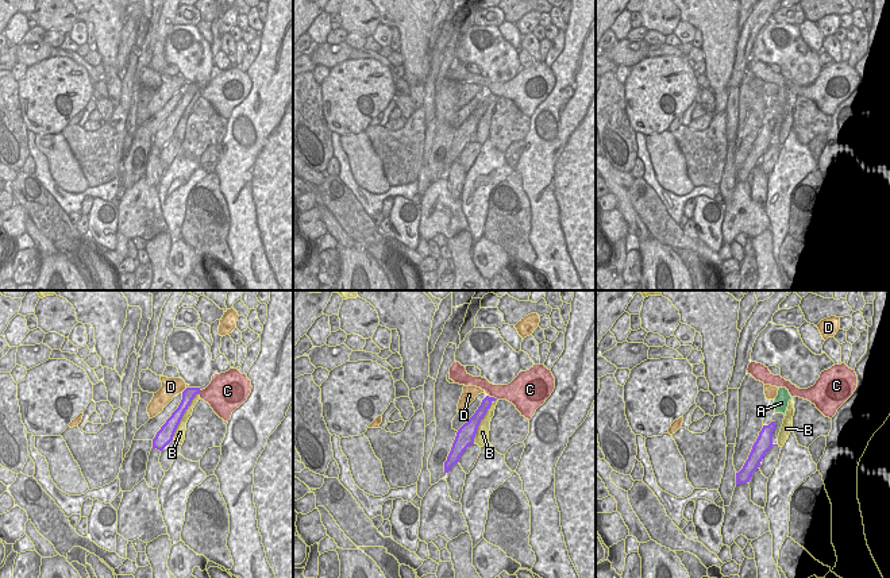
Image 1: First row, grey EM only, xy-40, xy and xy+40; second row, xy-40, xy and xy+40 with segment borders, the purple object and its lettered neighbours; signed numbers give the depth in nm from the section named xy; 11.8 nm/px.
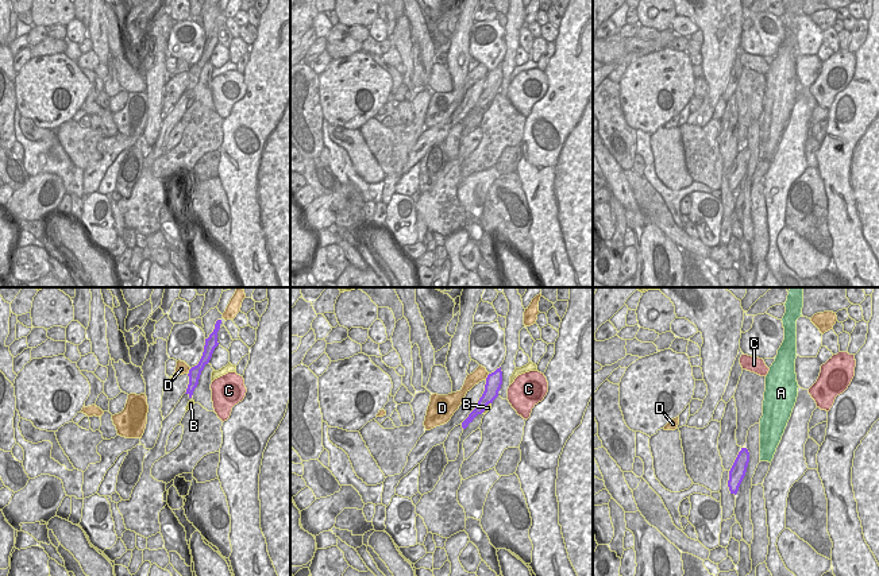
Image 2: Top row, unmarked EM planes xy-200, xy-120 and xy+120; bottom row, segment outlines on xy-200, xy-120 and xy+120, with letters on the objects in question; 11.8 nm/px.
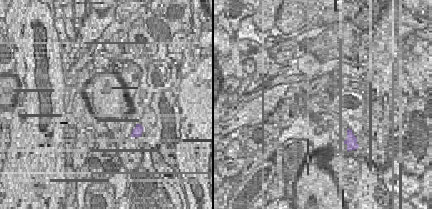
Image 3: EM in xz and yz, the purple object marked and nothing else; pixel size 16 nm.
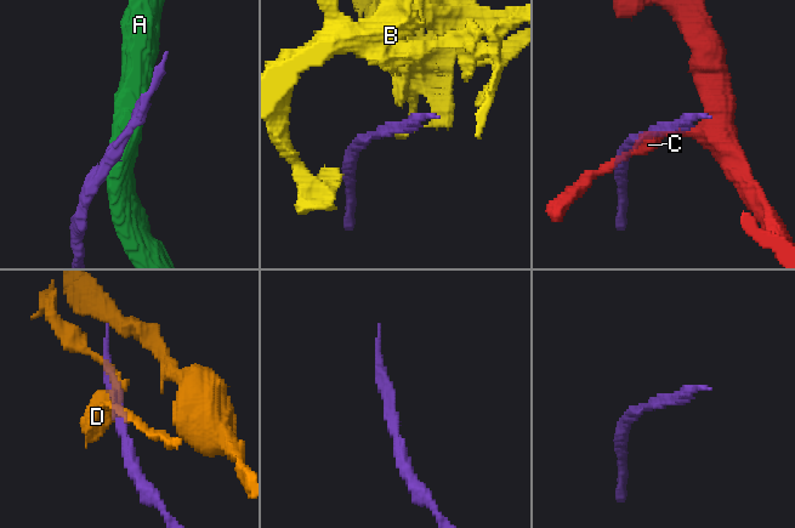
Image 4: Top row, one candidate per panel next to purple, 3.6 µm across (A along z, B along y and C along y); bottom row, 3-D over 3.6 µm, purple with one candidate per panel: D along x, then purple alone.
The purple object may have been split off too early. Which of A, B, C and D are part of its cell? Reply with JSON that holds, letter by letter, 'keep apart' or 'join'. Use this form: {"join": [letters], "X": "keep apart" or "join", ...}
{"join": [], "A": "keep apart", "B": "keep apart", "C": "keep apart", "D": "keep apart"}

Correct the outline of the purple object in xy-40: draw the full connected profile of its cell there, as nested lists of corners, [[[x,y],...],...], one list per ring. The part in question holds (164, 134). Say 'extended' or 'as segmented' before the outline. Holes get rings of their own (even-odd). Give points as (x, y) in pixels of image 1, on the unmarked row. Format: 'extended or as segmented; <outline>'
as segmented; [[[186,85],[182,89],[182,97],[178,105],[172,111],[153,136],[153,146],[162,149],[173,138],[178,122],[196,92],[200,92],[200,85]]]

